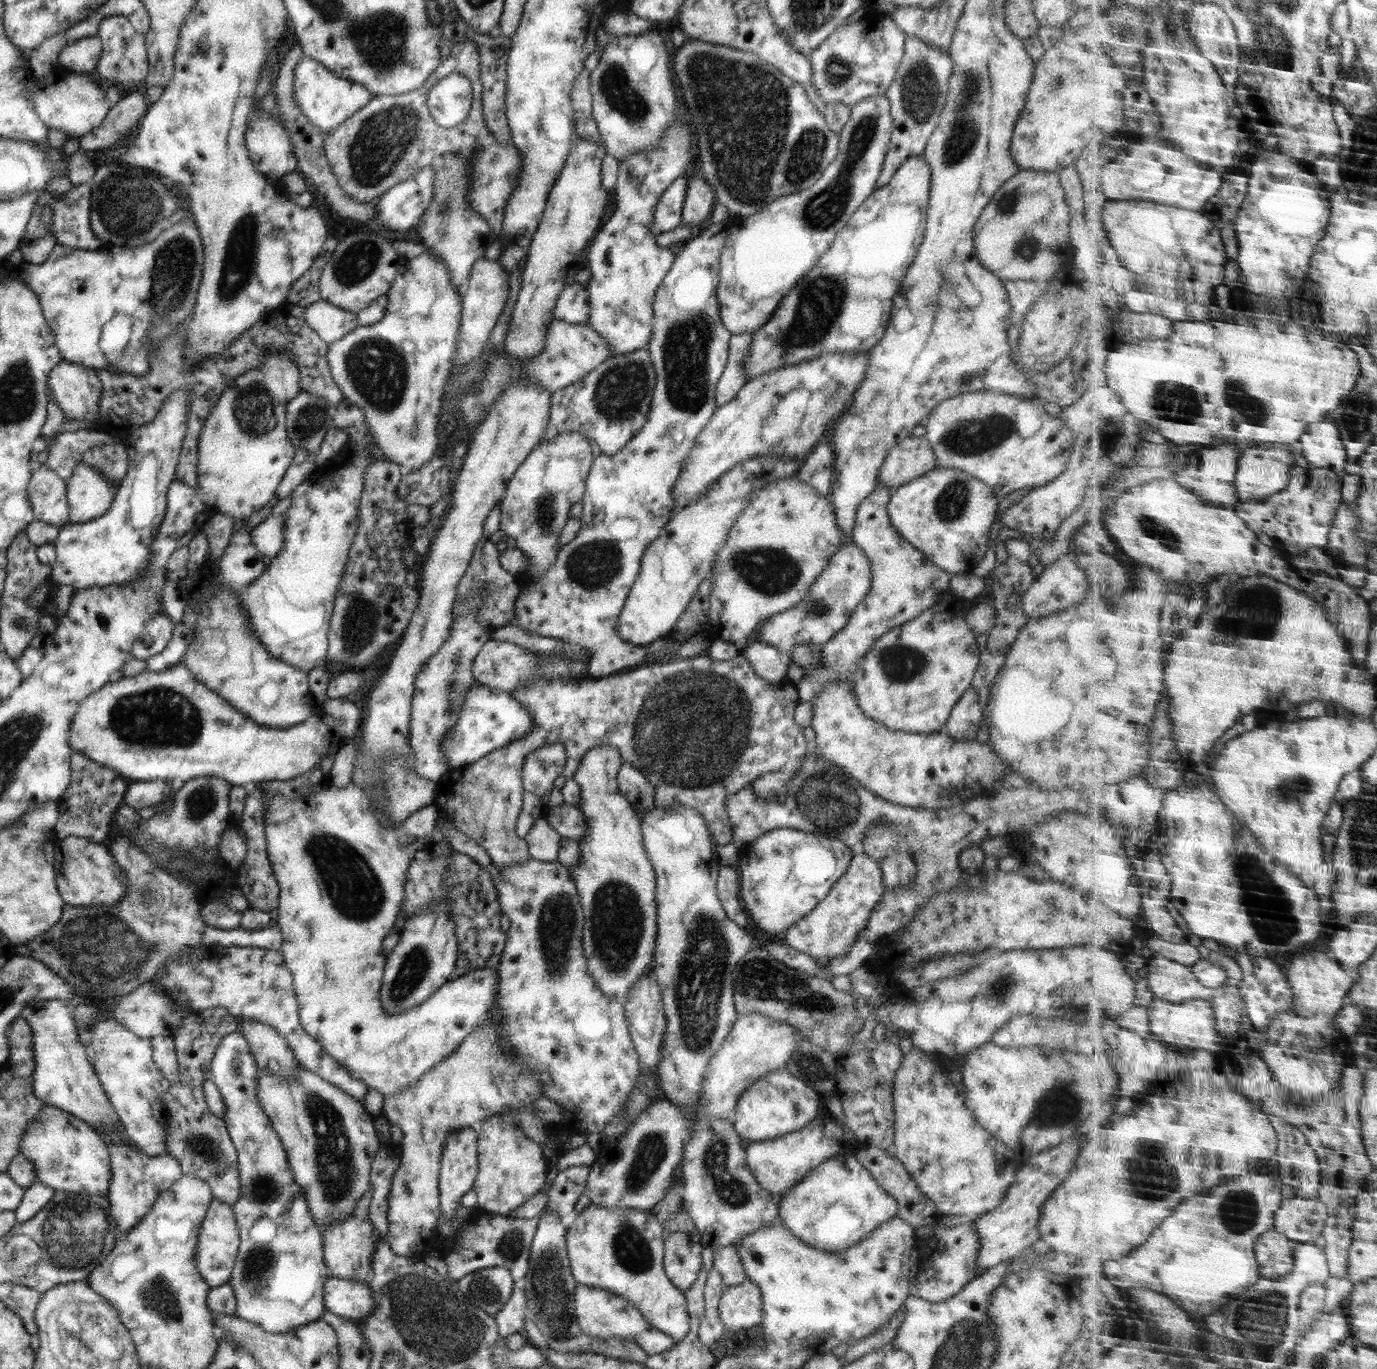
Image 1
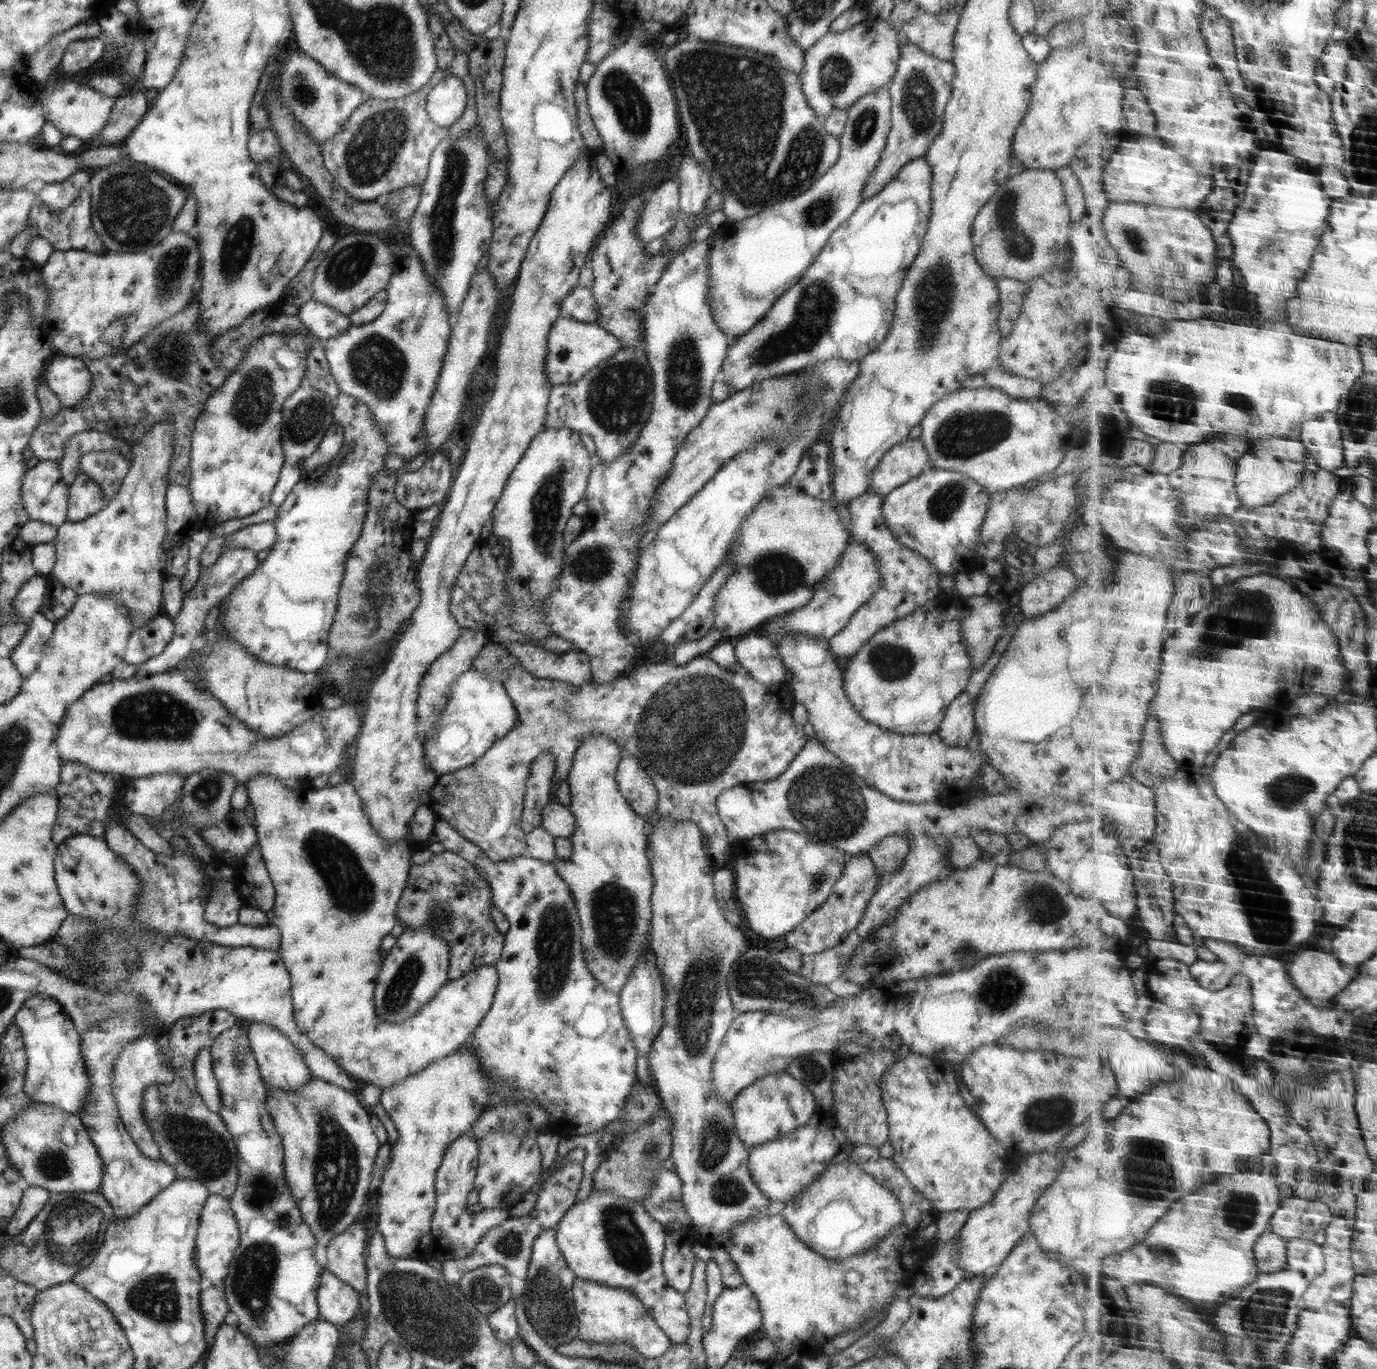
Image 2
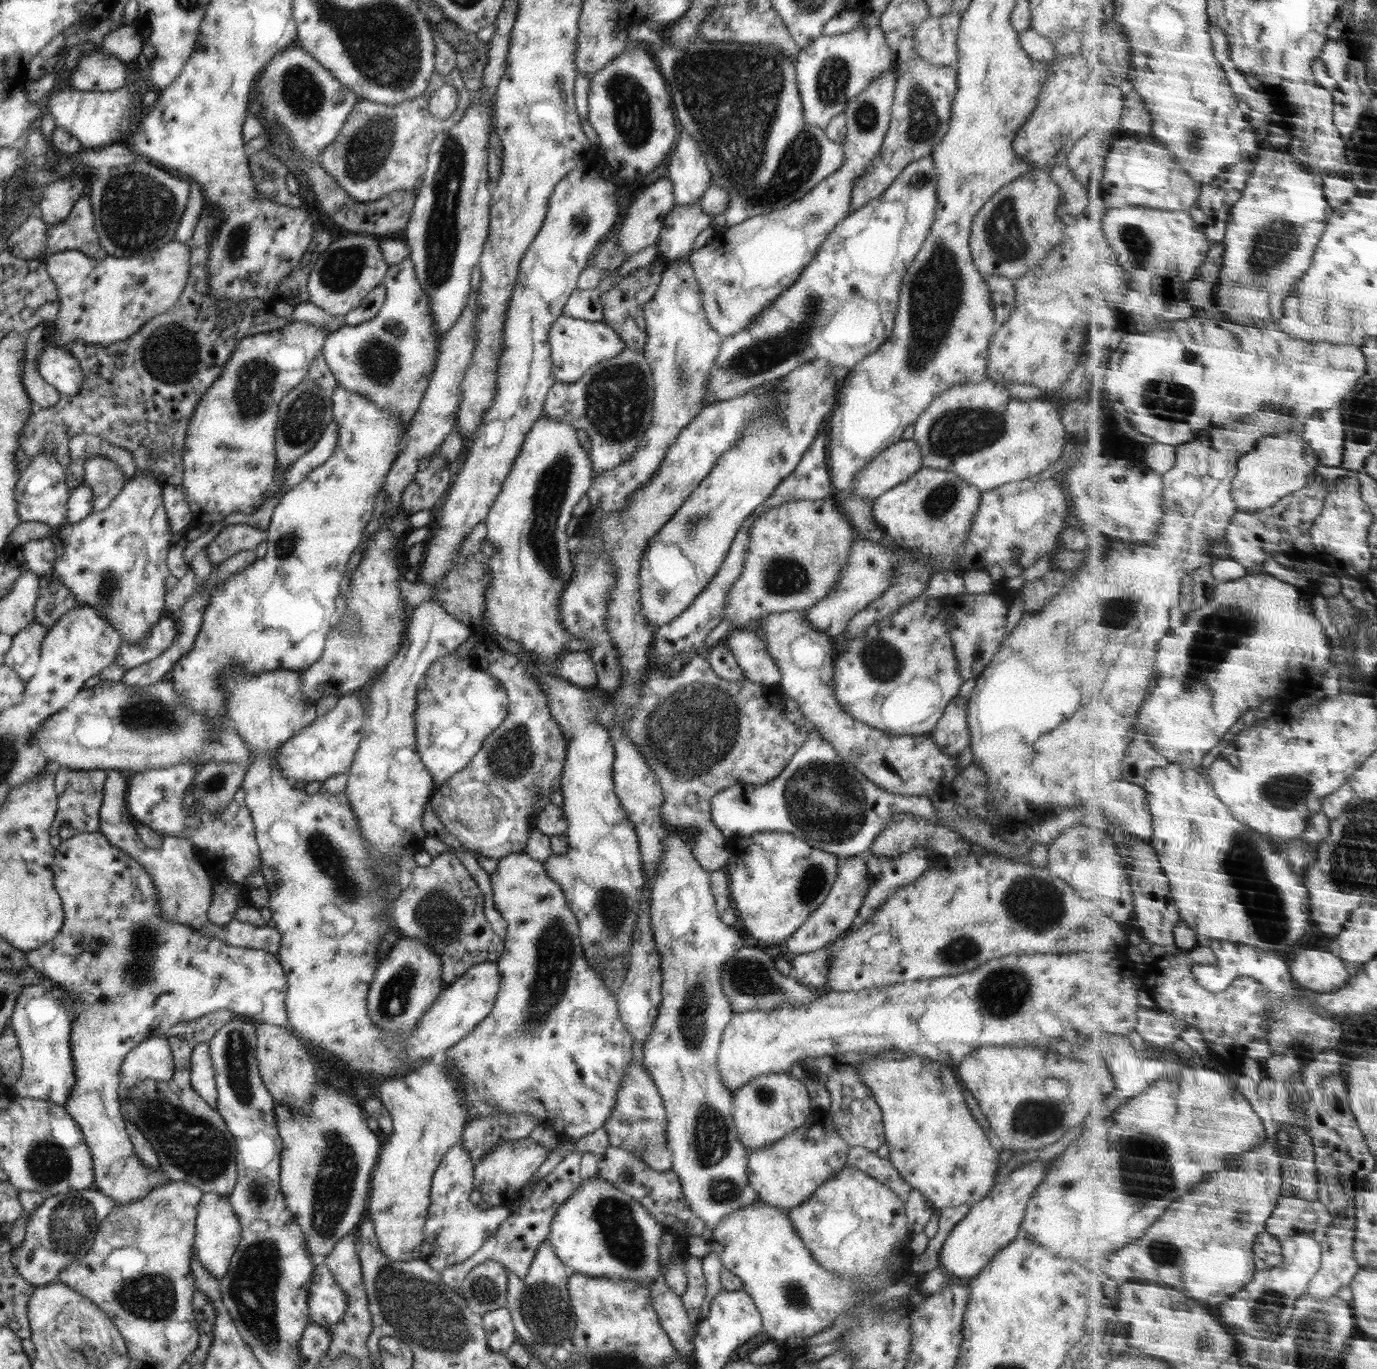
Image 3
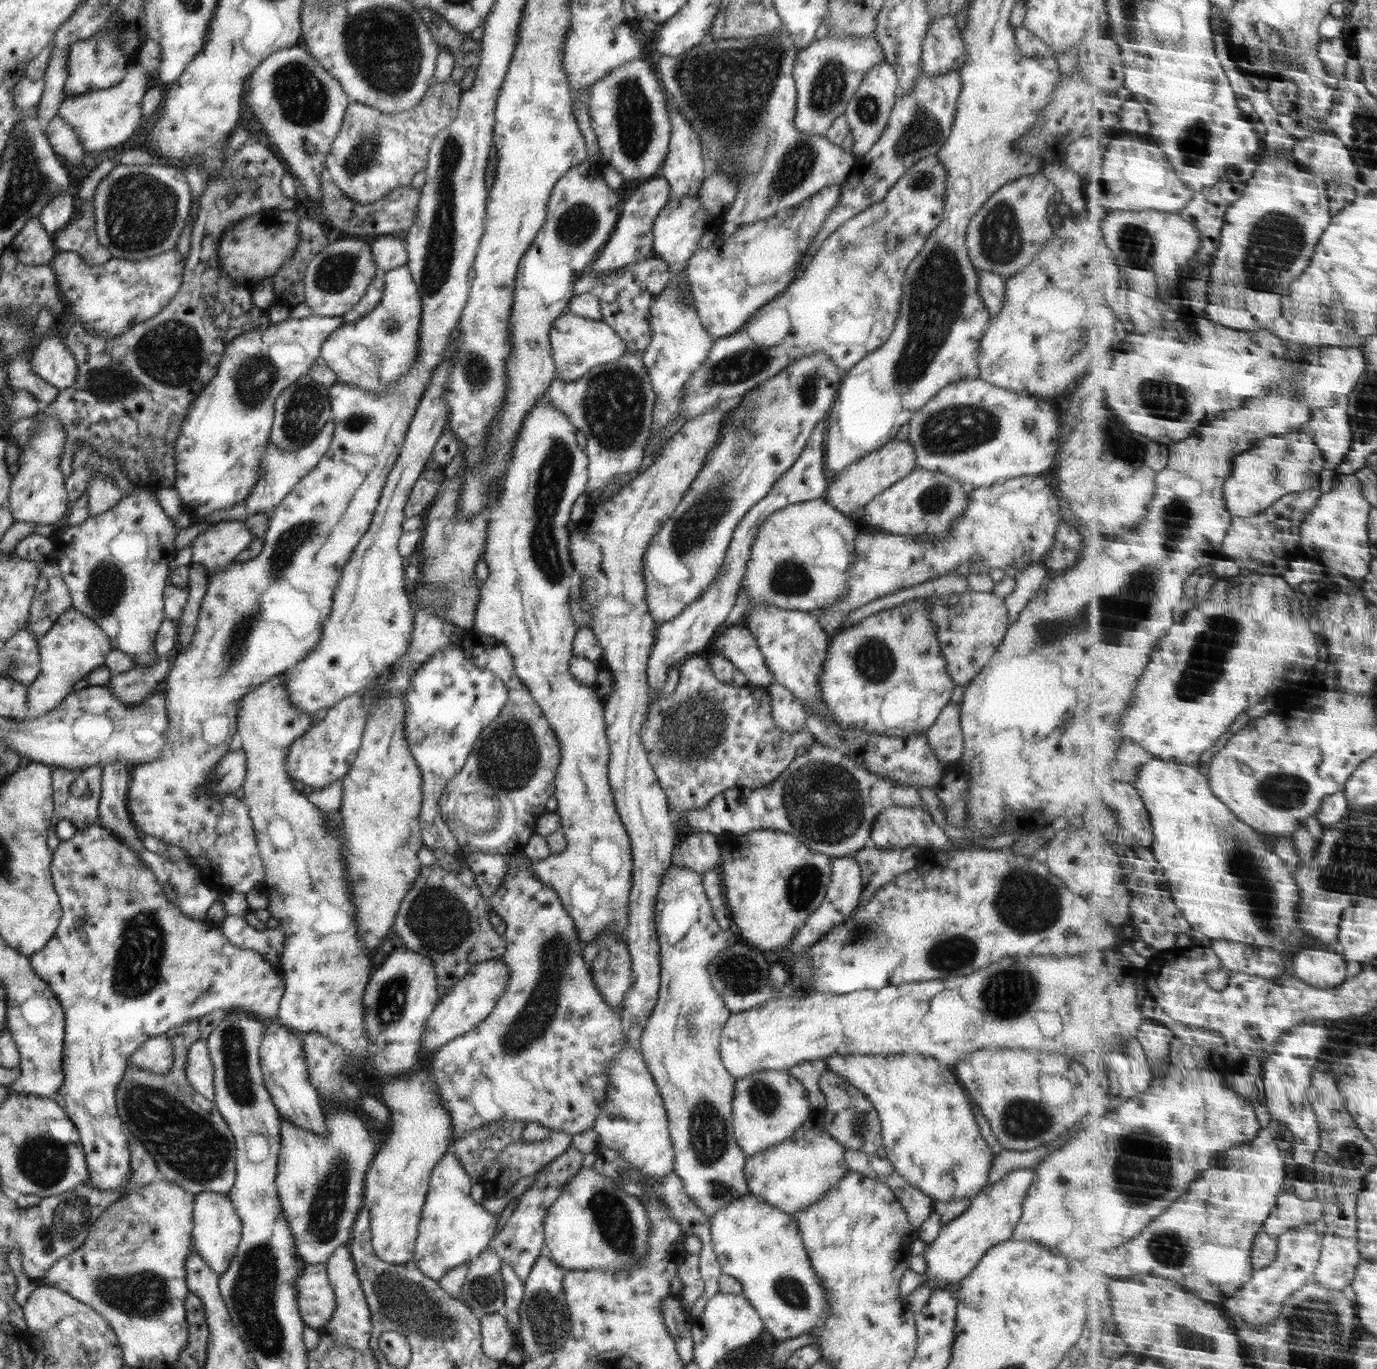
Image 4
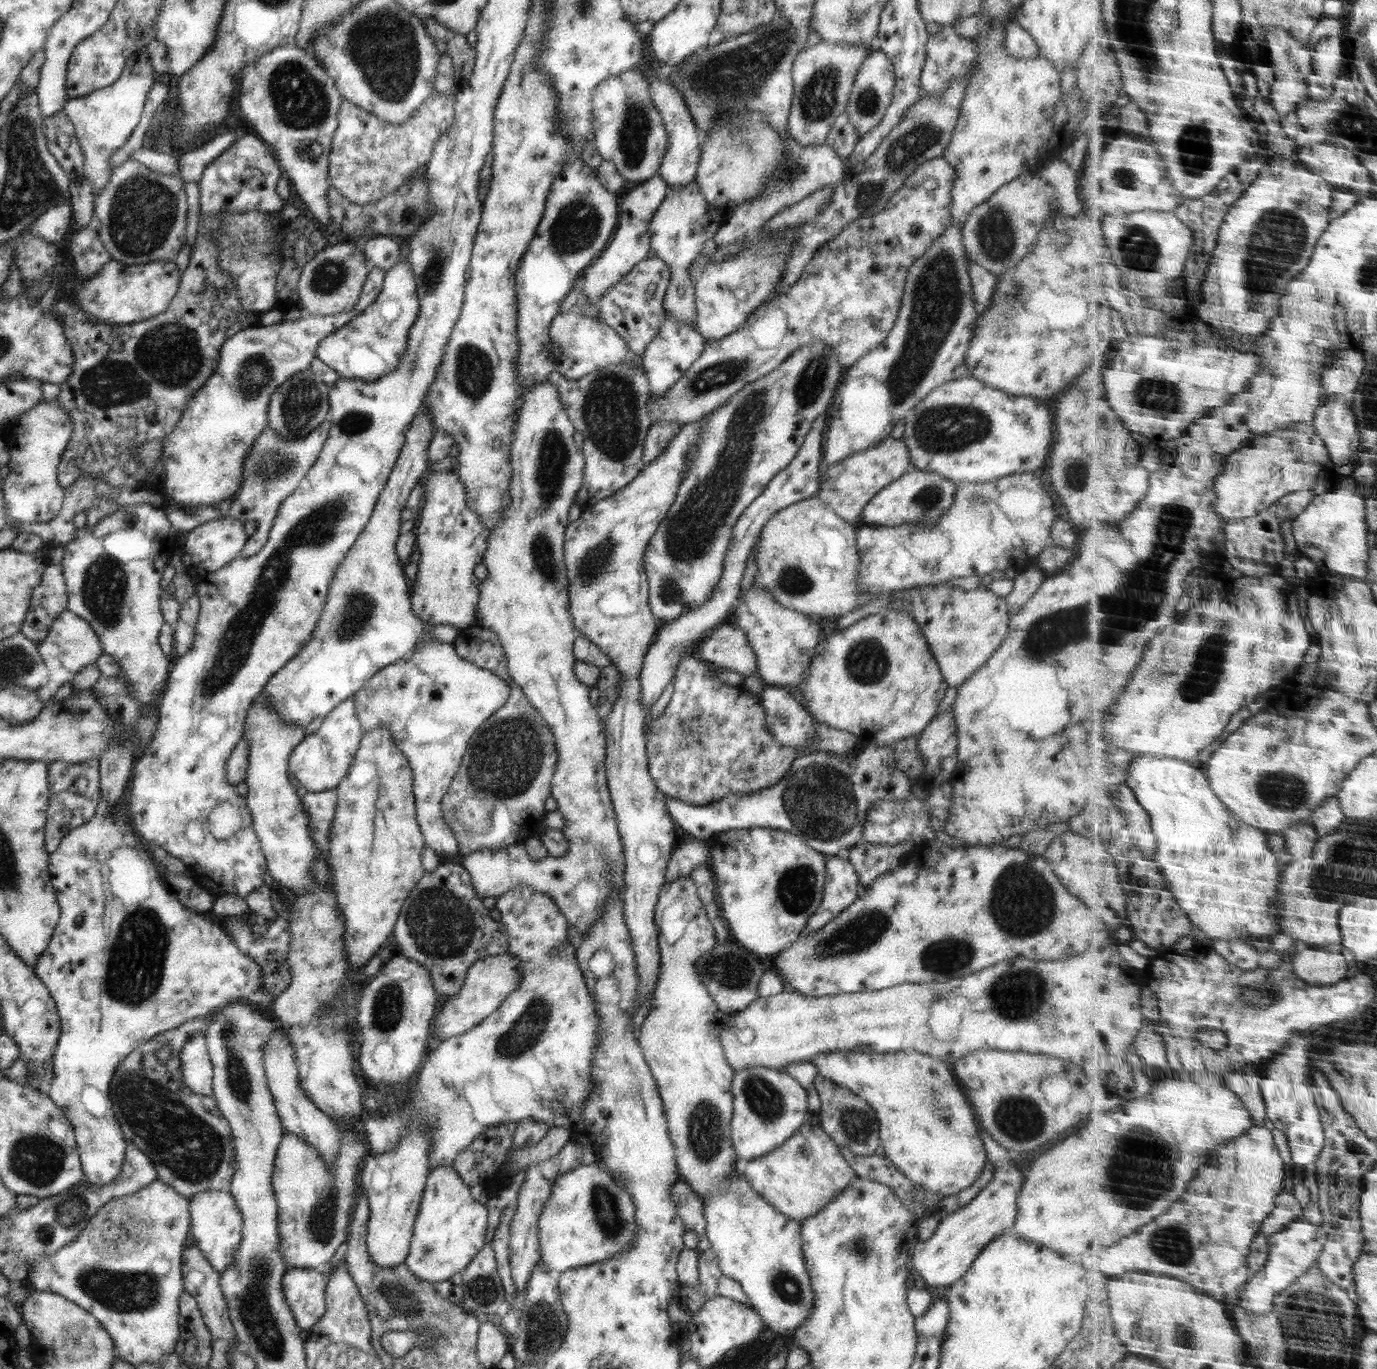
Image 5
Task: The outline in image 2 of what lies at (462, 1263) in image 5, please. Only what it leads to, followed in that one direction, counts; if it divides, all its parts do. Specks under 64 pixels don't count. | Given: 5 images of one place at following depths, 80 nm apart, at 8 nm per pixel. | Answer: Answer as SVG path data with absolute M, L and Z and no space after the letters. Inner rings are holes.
M466 1134L464 1137L451 1142L444 1157L441 1166L436 1173L436 1208L432 1215L429 1234L432 1240L440 1241L436 1251L430 1257L441 1264L444 1264L448 1258L462 1259L468 1257L472 1250L476 1248L477 1242L493 1226L507 1220L509 1217L508 1209L504 1210L484 1210L477 1213L471 1213L467 1203L468 1193L473 1190L473 1183L478 1167L479 1146L478 1141L472 1139L472 1134Z

